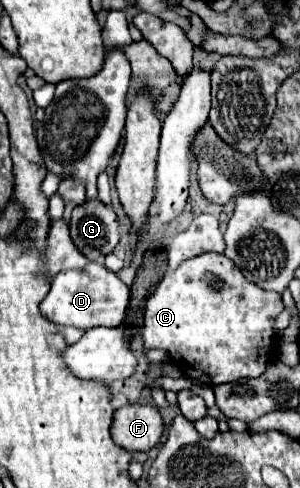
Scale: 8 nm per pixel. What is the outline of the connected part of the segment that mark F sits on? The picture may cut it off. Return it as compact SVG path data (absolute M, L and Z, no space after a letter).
M125 405L115 411L111 423L111 437L119 447L127 451L153 449L163 433L163 421L157 407L149 405Z

